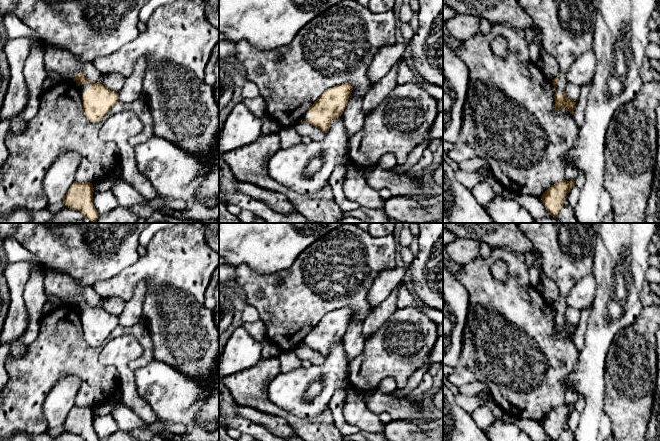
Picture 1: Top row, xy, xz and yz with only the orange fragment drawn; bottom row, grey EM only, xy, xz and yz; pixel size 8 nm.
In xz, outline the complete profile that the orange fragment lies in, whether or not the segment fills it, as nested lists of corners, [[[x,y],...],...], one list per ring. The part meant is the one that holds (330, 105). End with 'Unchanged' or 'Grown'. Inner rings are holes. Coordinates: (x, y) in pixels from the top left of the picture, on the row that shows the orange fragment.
[[[350,84],[327,89],[308,109],[303,120],[327,133],[331,123],[343,114],[351,93]]]. Grown

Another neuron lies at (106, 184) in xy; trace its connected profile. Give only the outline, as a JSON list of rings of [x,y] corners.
[[[110,176],[107,179],[103,179],[98,183],[95,183],[93,185],[93,188],[96,191],[111,191],[113,184],[114,184],[114,178],[113,176]]]

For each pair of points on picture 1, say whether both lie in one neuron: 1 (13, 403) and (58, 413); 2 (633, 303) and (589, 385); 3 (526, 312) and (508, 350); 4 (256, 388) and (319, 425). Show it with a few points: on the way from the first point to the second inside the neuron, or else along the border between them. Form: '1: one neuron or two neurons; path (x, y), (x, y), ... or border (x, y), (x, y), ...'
1: two neurons; border (52, 388), (43, 403), (43, 416), (48, 427)
2: one neuron; path (619, 324), (596, 346), (591, 364)
3: one neuron; path (517, 321), (510, 328), (509, 341)
4: one neuron; path (268, 405), (302, 425)

